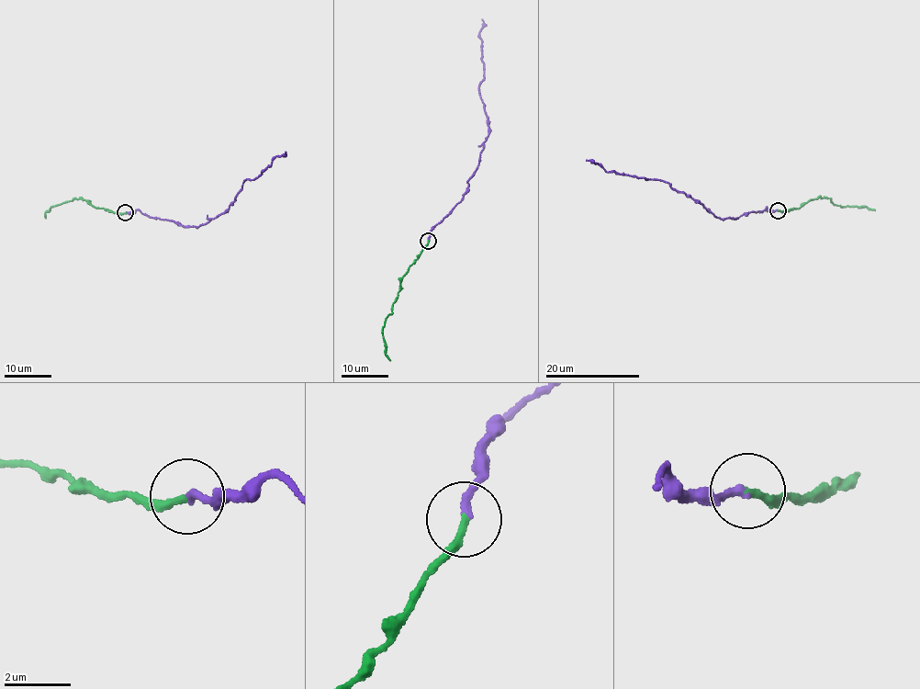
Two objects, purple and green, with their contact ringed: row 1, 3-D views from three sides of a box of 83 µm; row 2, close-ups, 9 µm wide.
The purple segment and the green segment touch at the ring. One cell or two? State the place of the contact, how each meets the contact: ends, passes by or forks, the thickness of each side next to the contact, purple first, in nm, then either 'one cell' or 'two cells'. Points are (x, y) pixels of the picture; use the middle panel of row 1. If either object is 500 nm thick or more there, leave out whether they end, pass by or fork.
place (428, 241); purple ends; green ends; calibres 240 and 240 nm; two cells

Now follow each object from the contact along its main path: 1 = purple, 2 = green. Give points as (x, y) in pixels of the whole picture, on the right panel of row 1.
1: (778, 210), (767, 208), (737, 217), (716, 218), (700, 201), (664, 181), (606, 172), (586, 159)
2: (778, 210), (801, 208), (812, 200), (822, 197), (829, 197), (833, 203), (841, 207), (875, 210)

